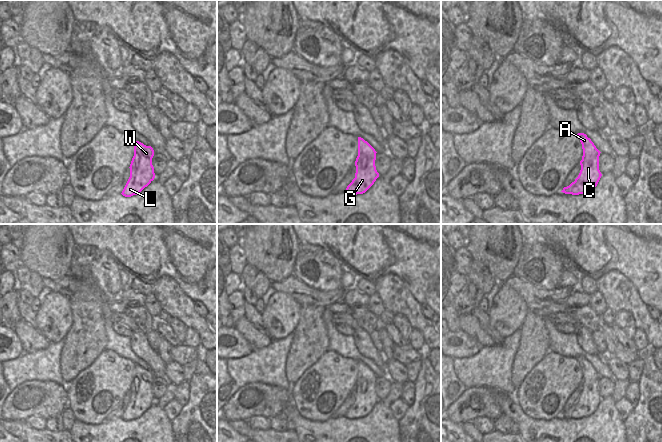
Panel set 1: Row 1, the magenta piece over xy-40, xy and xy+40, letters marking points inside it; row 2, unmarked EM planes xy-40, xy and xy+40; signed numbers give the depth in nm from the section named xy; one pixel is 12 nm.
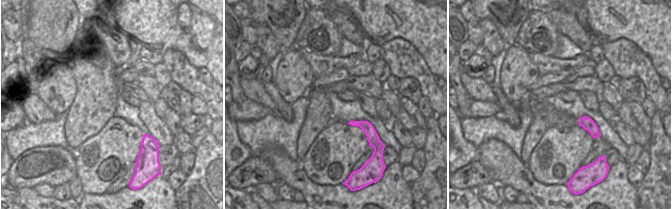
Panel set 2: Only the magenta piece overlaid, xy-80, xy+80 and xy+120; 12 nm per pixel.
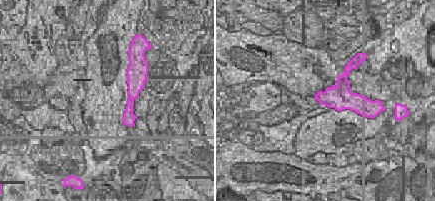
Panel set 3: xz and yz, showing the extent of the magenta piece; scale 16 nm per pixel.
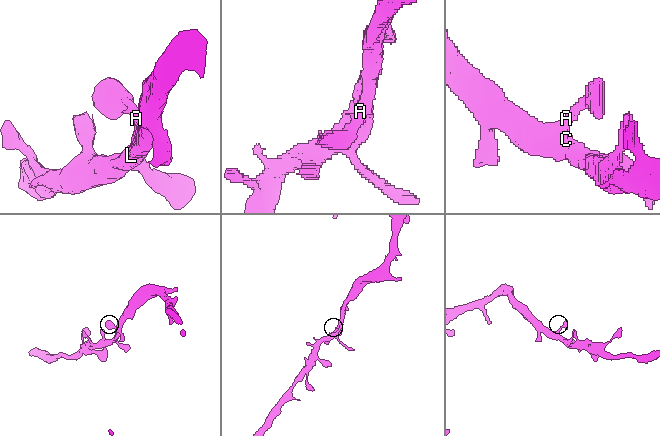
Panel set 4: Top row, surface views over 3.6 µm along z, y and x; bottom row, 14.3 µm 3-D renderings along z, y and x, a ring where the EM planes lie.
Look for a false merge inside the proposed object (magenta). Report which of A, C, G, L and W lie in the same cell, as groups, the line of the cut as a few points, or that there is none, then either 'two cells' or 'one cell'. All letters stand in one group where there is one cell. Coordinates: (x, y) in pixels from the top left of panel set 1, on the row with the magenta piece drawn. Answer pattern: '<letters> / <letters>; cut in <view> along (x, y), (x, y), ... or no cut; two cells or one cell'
A C G L W; no cut; one cell

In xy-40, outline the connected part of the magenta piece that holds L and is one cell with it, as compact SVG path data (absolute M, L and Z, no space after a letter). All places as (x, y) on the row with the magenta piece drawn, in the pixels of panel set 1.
M135 141L134 156L130 164L130 177L122 191L125 197L139 194L155 178L152 158L154 150L139 141Z

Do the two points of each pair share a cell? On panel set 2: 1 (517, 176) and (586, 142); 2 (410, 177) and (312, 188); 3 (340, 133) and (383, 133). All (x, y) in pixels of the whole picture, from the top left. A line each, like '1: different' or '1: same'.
1: different
2: different
3: different

